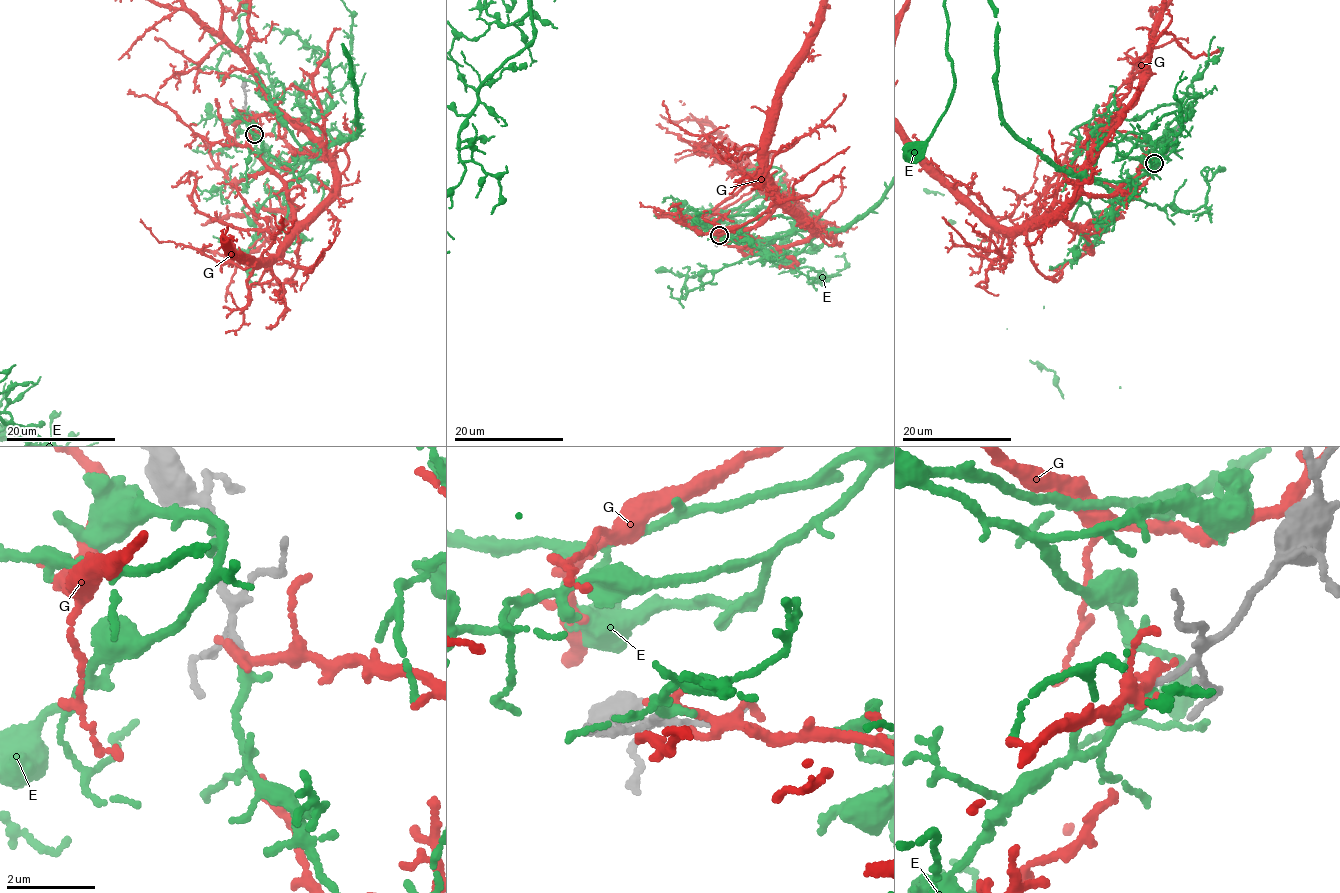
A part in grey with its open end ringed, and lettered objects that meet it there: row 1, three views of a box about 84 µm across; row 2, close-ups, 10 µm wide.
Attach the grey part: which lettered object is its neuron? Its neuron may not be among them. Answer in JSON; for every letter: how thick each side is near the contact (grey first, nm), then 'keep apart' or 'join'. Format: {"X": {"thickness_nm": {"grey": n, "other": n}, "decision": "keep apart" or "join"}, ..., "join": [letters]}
{"E": {"thickness_nm": {"grey": 100, "other": 200}, "decision": "join"}, "G": {"thickness_nm": {"grey": 110, "other": 300}, "decision": "keep apart"}, "join": ["E"]}

